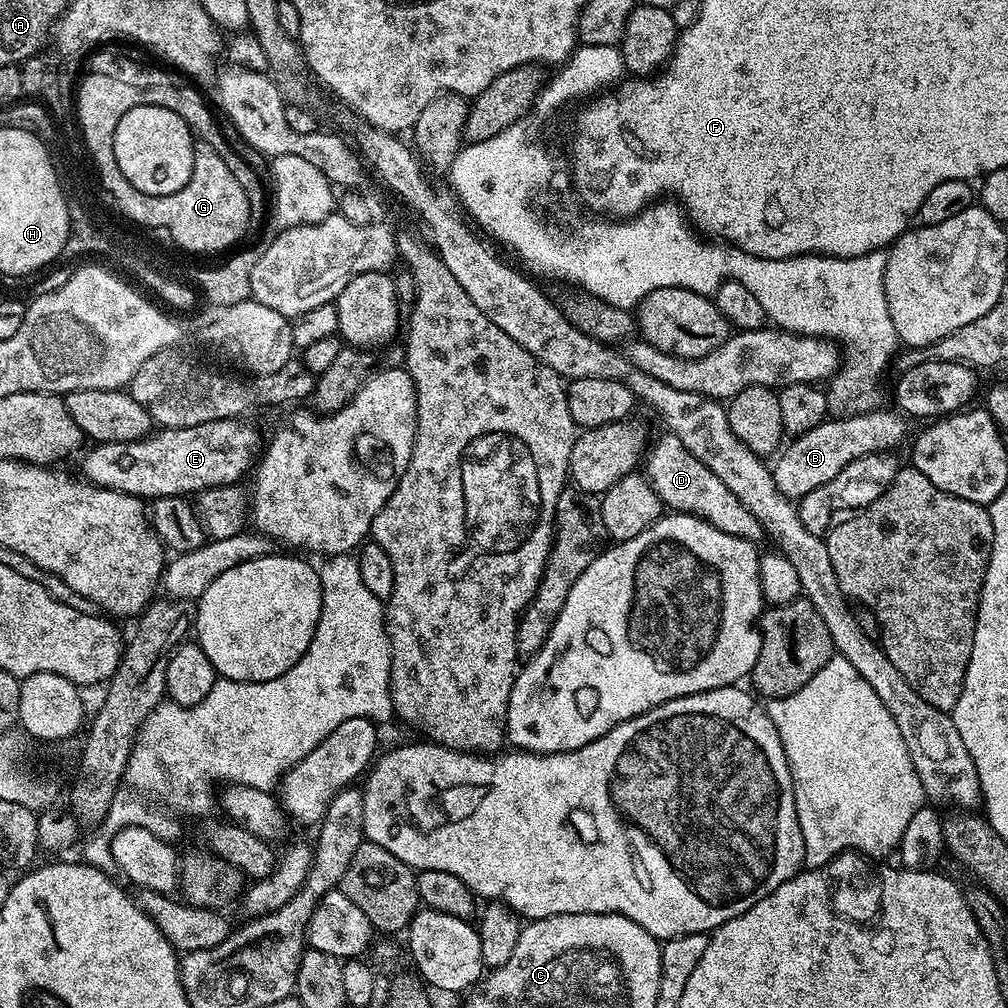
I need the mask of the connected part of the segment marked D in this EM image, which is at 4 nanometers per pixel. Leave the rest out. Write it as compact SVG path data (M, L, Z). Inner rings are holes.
M667 434L661 436L661 440L653 448L651 445L646 456L646 464L648 460L646 479L658 494L661 505L676 514L697 516L699 520L705 520L719 532L725 532L739 540L763 541L764 528L758 522L758 518L750 514L747 506L716 477L714 472L702 462L698 462L698 458L694 458L672 436Z

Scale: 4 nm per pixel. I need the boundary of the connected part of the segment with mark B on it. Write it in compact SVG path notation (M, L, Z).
M880 411L857 412L855 416L828 418L823 424L814 426L814 430L795 437L791 441L792 445L788 449L785 447L775 457L776 465L771 465L770 471L777 490L789 500L799 502L806 494L810 494L810 490L818 490L818 486L830 482L830 478L838 475L850 462L863 456L892 450L895 444L902 443L904 435L908 432L909 421L899 411Z

